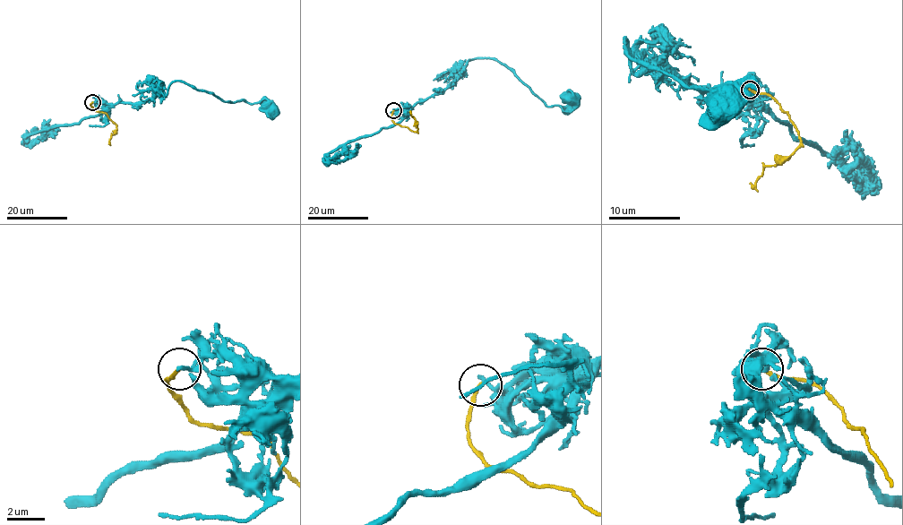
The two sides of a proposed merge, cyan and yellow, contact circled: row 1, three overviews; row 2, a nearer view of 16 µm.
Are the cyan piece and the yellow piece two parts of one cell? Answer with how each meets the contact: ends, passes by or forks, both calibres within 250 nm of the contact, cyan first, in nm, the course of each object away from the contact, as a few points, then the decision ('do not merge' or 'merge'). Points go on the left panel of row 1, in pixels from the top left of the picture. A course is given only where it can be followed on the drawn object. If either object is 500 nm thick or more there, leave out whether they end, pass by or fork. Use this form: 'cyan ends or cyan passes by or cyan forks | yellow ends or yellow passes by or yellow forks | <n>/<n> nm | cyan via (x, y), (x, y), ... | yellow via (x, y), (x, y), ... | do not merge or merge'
cyan passes by | yellow ends | 170/180 nm | cyan via (93, 102), (144, 103), (157, 94), (166, 95), (173, 81), (182, 81), (226, 101), (265, 98), (272, 110) | yellow via (92, 102), (90, 106), (93, 109), (104, 112), (116, 124), (116, 132), (112, 135), (110, 145) | do not merge

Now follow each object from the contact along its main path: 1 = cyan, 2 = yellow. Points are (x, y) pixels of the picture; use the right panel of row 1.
1: (749, 90), (634, 72), (625, 38), (632, 57), (690, 88), (740, 91), (738, 81), (726, 107)
2: (749, 90), (767, 93), (786, 113), (801, 142), (799, 147), (783, 159), (763, 168), (756, 181), (758, 192)

